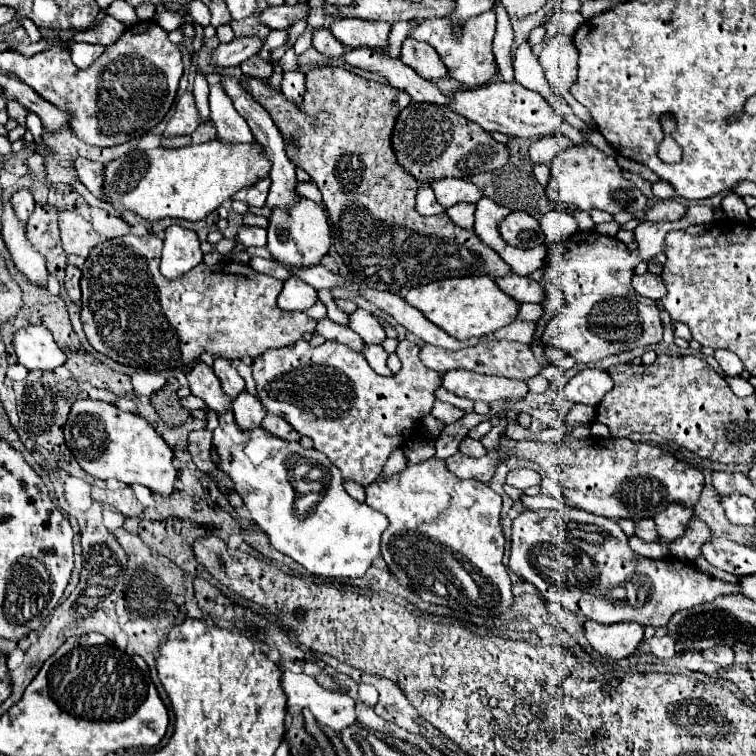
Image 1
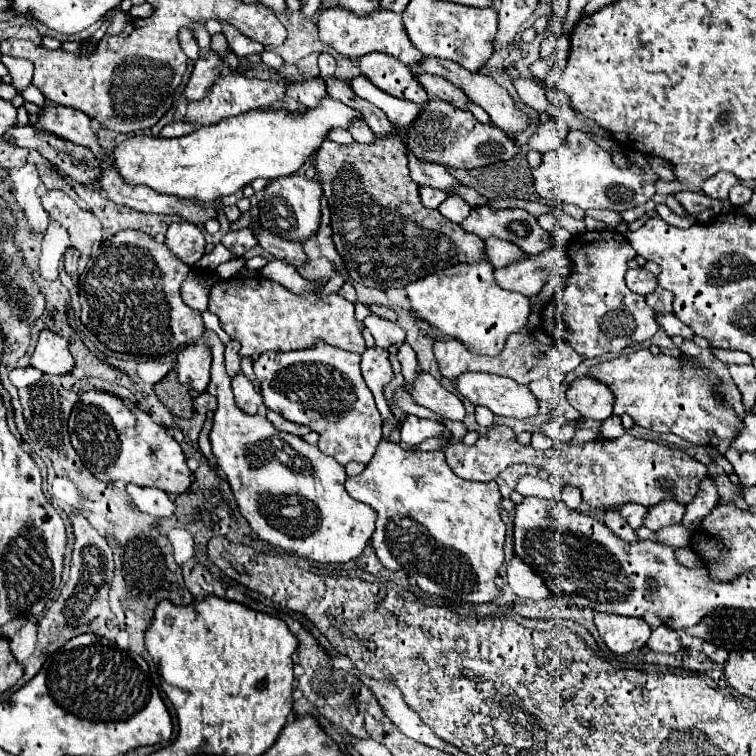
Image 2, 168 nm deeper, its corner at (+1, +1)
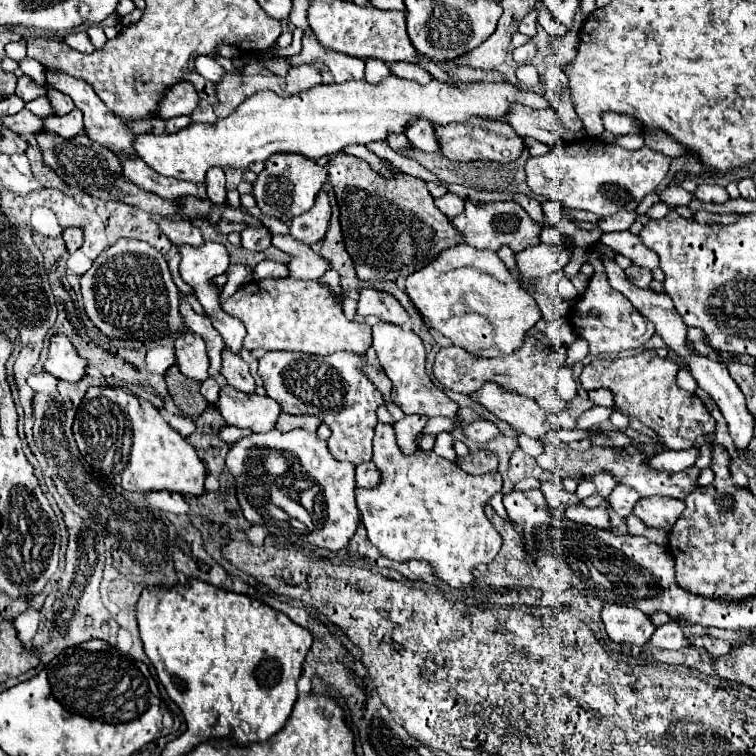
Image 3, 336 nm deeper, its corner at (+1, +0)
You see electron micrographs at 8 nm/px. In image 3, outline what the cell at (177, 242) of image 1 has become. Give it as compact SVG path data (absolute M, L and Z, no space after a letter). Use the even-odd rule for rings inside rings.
M161 218L159 222L163 234L175 244L191 244L191 246L201 246L203 238L201 238L201 230L189 222L187 218Z

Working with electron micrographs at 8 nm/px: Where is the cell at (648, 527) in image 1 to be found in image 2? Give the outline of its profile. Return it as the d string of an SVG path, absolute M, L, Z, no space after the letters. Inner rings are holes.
M623 505L623 509L621 509L621 517L623 517L633 529L643 527L645 515L647 515L647 507L643 507L643 505Z

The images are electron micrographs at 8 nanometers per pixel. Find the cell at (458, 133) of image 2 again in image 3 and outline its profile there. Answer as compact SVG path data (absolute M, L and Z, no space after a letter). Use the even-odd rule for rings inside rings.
M465 122L463 126L435 126L439 140L443 142L443 154L455 162L467 162L467 160L493 160L493 162L513 162L521 156L525 140L511 130L507 122Z

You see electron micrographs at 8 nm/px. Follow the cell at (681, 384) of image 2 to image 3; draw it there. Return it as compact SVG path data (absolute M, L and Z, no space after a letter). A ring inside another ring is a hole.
M645 350L637 356L617 360L593 360L581 372L581 384L585 390L609 388L615 396L615 406L627 416L635 416L649 426L659 438L661 446L669 450L691 448L697 436L715 430L715 418L709 414L705 404L691 392L677 386L677 372L681 370L669 358L659 358L655 350Z

